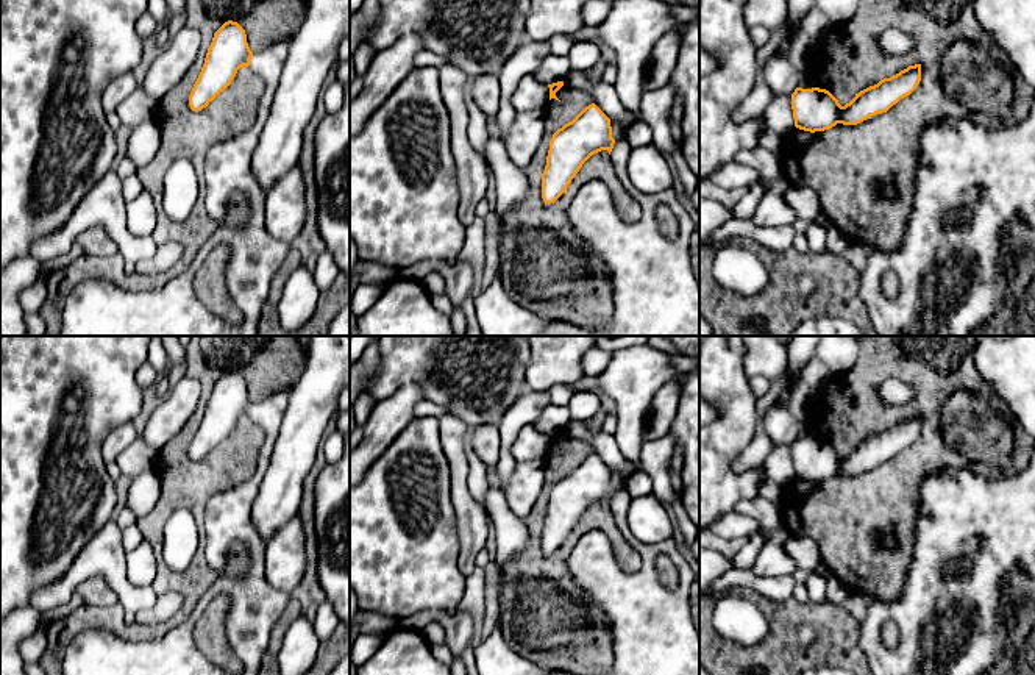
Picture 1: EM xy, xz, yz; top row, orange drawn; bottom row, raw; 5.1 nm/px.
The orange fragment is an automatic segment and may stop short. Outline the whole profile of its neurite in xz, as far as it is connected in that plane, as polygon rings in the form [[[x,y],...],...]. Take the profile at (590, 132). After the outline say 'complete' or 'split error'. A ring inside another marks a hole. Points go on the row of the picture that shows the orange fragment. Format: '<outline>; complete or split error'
[[[595,103],[585,106],[553,134],[542,173],[543,202],[554,203],[567,192],[582,164],[601,150],[609,152],[620,183],[640,205],[640,219],[624,222],[609,186],[601,180],[585,181],[574,194],[567,214],[578,238],[587,244],[585,252],[606,267],[614,288],[614,312],[606,323],[595,328],[553,320],[542,336],[699,336],[699,281],[690,259],[692,234],[696,227],[673,189],[645,194],[631,183],[626,167],[632,147],[624,139],[612,138],[610,119]],[[662,205],[668,206],[678,219],[679,230],[674,238],[667,238],[659,227],[657,211]]]; split error

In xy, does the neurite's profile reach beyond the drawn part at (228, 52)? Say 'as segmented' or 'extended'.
extended

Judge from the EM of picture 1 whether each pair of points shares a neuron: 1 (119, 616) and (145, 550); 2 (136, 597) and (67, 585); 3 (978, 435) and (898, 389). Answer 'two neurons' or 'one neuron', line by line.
1: two neurons
2: one neuron
3: two neurons

